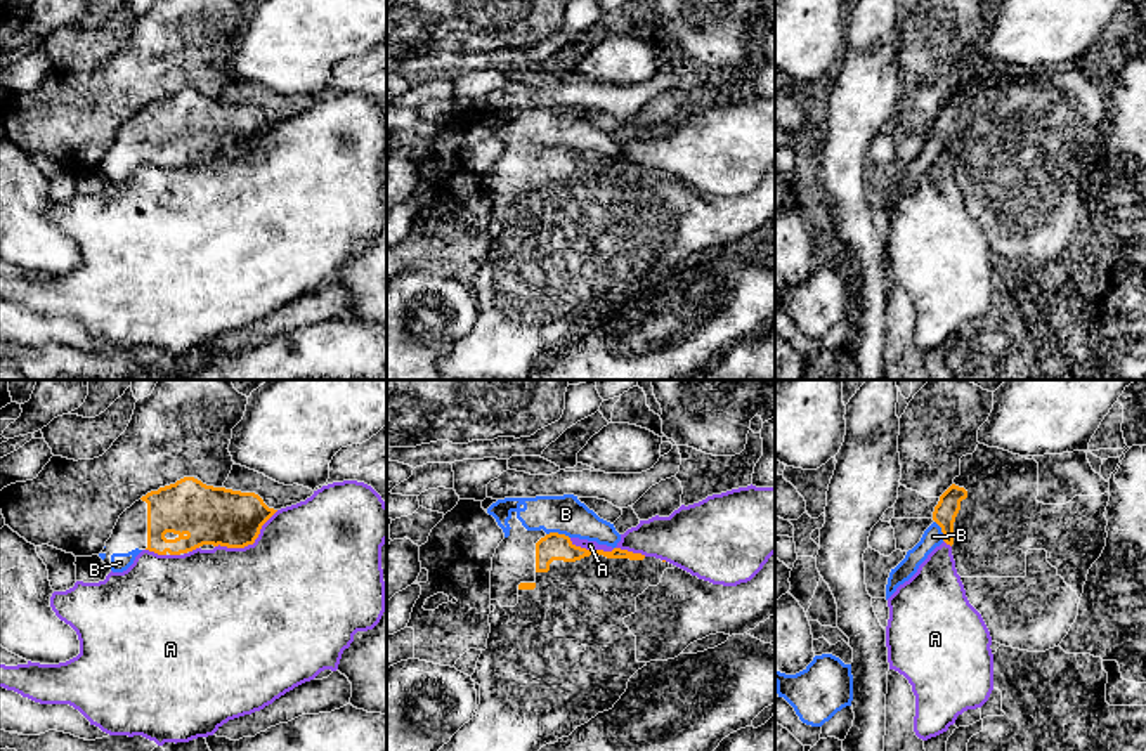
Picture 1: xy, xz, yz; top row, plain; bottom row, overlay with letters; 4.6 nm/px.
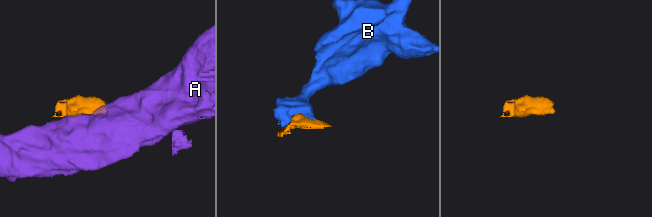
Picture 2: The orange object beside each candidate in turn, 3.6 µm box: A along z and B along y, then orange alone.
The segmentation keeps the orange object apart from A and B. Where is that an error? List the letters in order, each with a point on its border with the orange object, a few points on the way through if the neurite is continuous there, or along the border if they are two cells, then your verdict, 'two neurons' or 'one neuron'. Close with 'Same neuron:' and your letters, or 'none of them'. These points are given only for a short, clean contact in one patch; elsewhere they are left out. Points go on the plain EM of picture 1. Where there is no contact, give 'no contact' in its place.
A: xz (607, 163) | two neurons
B: xz (557, 144) | across xz (553, 158), (557, 144), (566, 125) | one neuron
Same neuron: B

